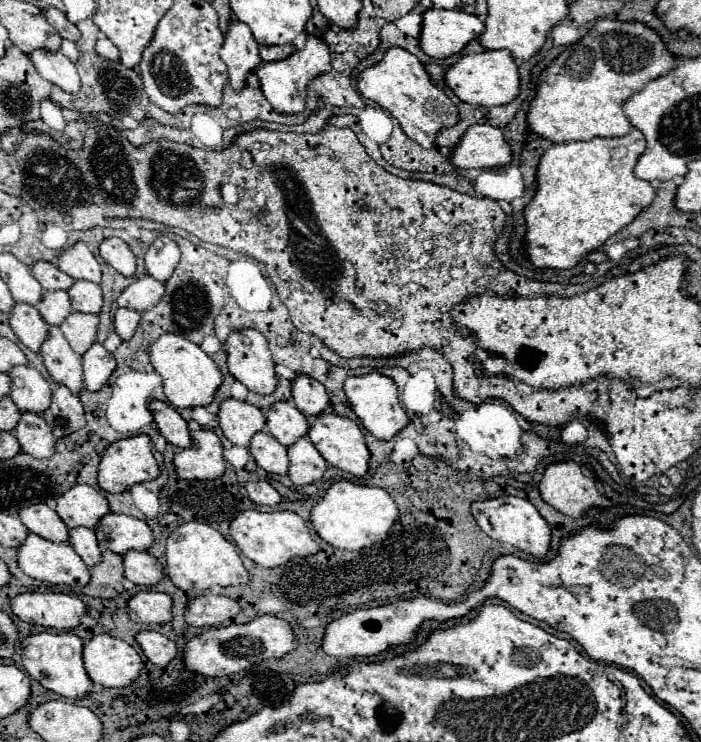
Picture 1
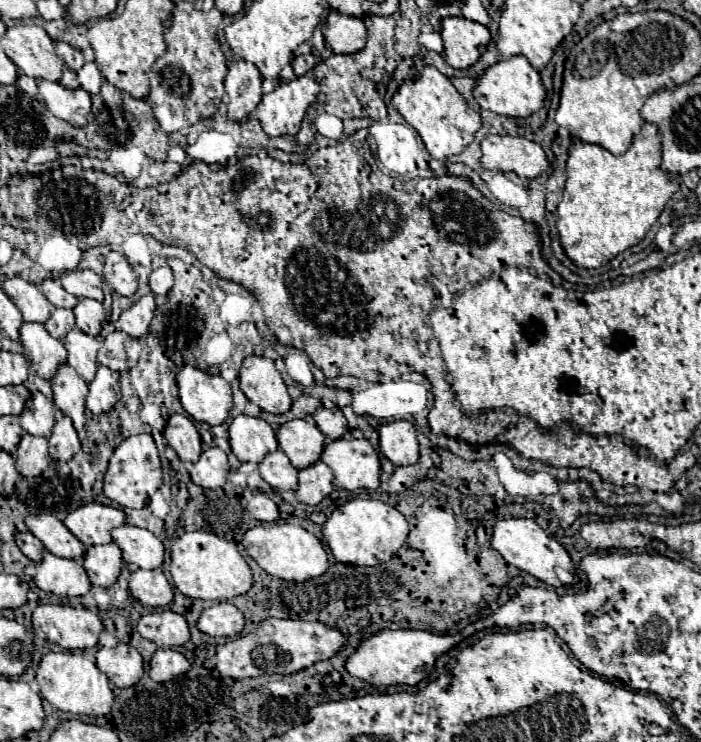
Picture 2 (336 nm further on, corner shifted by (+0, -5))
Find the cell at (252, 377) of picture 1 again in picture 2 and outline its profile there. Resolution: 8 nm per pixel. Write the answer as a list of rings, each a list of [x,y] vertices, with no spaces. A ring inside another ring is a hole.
[[[256,354],[248,356],[242,362],[238,380],[246,398],[258,404],[262,410],[272,414],[290,410],[292,398],[286,392],[286,384],[270,358]]]

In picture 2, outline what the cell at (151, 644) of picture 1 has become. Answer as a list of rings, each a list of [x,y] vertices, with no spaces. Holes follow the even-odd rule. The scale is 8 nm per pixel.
[[[158,648],[150,660],[150,678],[156,682],[168,682],[190,670],[190,662],[174,648]]]

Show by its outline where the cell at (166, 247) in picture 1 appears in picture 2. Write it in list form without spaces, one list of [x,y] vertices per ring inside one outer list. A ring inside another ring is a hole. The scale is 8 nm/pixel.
[[[160,266],[150,274],[150,288],[154,294],[166,294],[174,284],[174,274],[170,266]]]

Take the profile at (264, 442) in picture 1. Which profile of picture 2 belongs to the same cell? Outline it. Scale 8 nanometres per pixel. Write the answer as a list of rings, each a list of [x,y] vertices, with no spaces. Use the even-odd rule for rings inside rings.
[[[282,450],[268,454],[260,464],[258,470],[262,478],[276,490],[296,490],[298,488],[298,470],[290,464],[288,456]]]

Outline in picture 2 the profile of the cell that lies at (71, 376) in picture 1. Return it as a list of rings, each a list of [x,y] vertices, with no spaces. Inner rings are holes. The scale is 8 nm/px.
[[[60,364],[58,372],[54,374],[50,382],[52,382],[52,392],[54,392],[54,404],[66,416],[70,416],[74,422],[74,428],[80,430],[86,424],[86,418],[84,418],[84,410],[86,410],[84,400],[88,394],[86,382],[68,364]]]

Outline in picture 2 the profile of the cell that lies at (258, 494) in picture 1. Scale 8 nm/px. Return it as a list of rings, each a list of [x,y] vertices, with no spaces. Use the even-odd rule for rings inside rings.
[[[262,492],[254,494],[250,500],[248,500],[248,512],[256,518],[256,520],[262,520],[262,522],[276,522],[280,518],[278,514],[278,506]]]

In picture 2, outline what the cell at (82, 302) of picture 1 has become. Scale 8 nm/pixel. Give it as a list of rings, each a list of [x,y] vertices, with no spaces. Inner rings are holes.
[[[80,298],[78,306],[74,308],[74,316],[76,316],[76,326],[82,332],[98,336],[100,326],[102,326],[102,322],[106,318],[106,312],[104,312],[102,302],[92,300],[92,298]]]

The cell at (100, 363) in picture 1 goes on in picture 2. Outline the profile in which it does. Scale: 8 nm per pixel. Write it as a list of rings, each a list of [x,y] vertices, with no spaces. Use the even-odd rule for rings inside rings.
[[[98,366],[96,378],[88,384],[86,408],[92,414],[108,412],[120,400],[120,384],[118,374],[108,370],[108,366]]]

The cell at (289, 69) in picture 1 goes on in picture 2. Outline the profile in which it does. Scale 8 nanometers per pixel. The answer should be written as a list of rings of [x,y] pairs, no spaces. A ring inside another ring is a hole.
[[[306,72],[290,82],[282,82],[276,90],[262,96],[256,108],[256,118],[268,136],[296,134],[306,108],[316,102],[318,92],[320,84],[312,72]]]

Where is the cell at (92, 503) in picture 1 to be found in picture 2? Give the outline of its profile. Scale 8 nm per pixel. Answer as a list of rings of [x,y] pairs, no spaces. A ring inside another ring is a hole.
[[[98,502],[84,504],[72,510],[64,518],[64,526],[88,548],[94,544],[112,542],[110,530],[122,526],[126,522],[126,514],[120,508],[104,506]]]

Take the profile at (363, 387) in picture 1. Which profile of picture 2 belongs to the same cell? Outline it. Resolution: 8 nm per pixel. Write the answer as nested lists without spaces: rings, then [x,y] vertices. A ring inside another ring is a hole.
[[[394,420],[378,426],[380,450],[394,466],[414,464],[418,460],[416,430],[406,420]]]

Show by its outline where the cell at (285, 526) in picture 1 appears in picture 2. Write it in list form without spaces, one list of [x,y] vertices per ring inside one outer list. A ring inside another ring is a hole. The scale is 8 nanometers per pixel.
[[[260,522],[244,534],[242,546],[262,570],[282,580],[304,582],[308,578],[322,576],[328,570],[328,556],[322,542],[302,526],[290,522]]]

